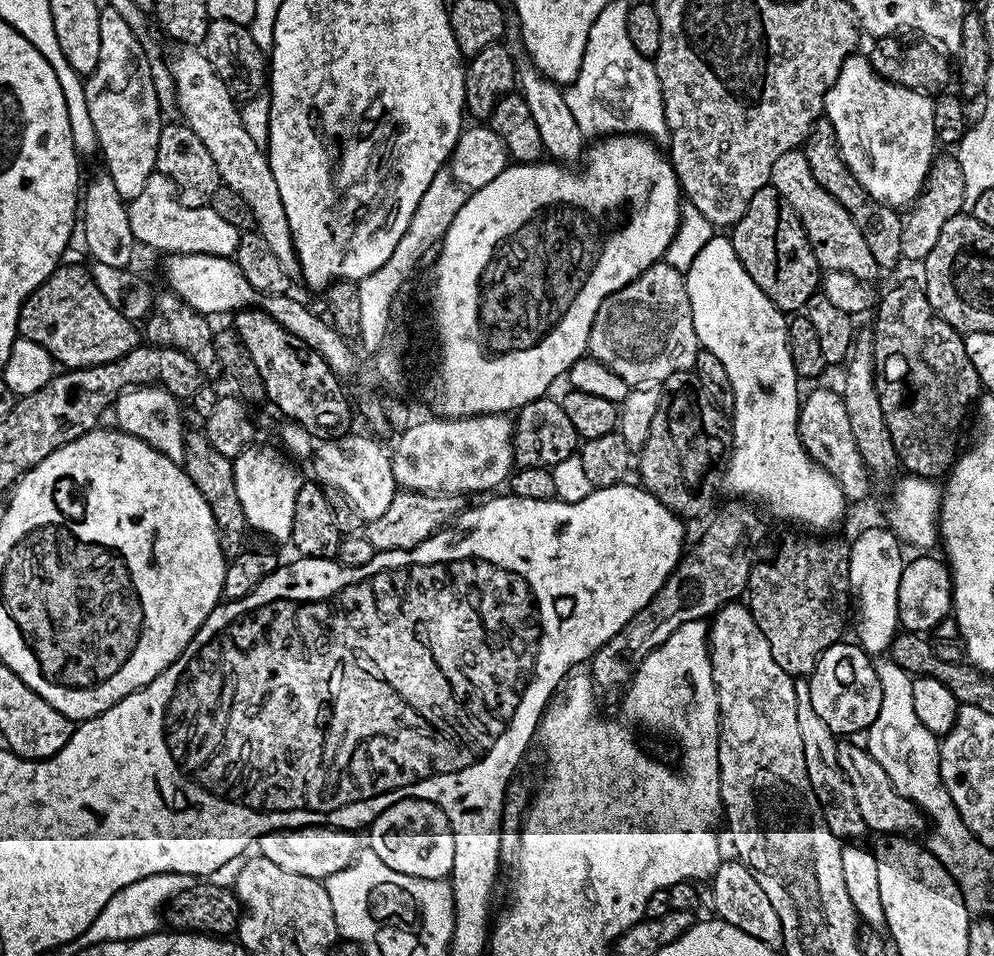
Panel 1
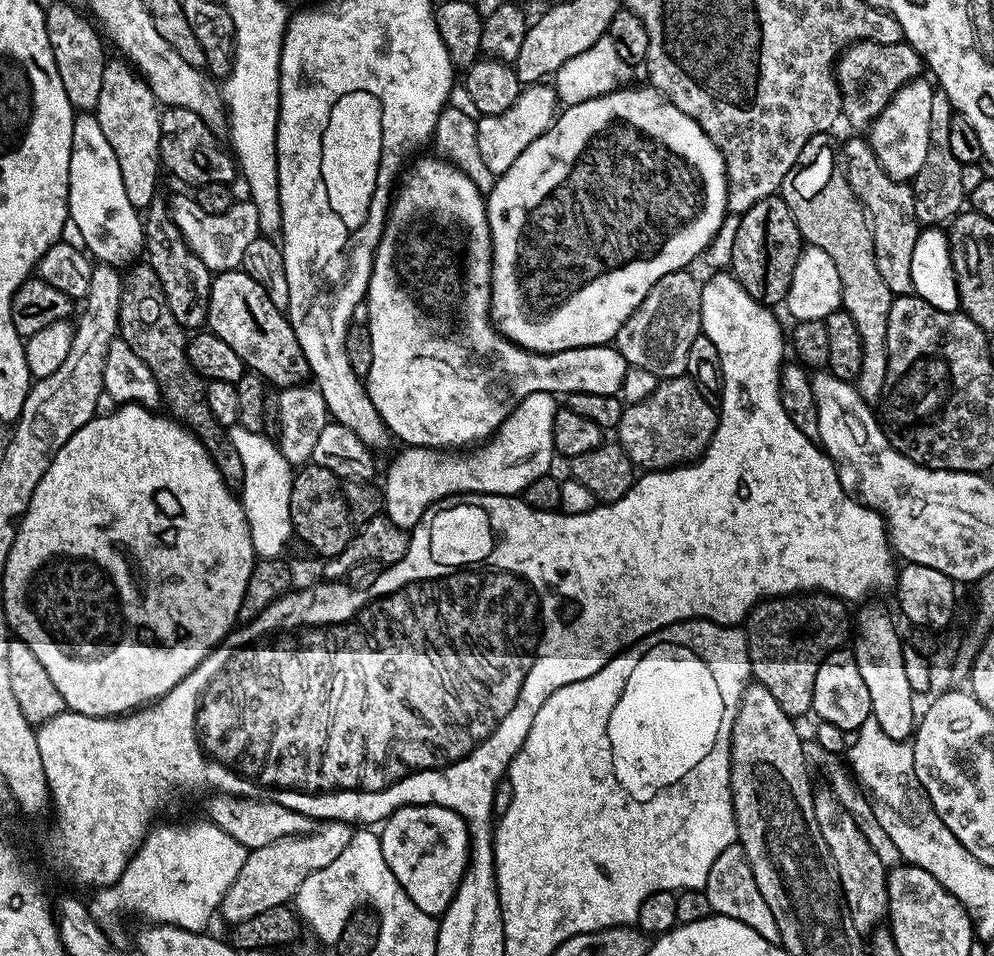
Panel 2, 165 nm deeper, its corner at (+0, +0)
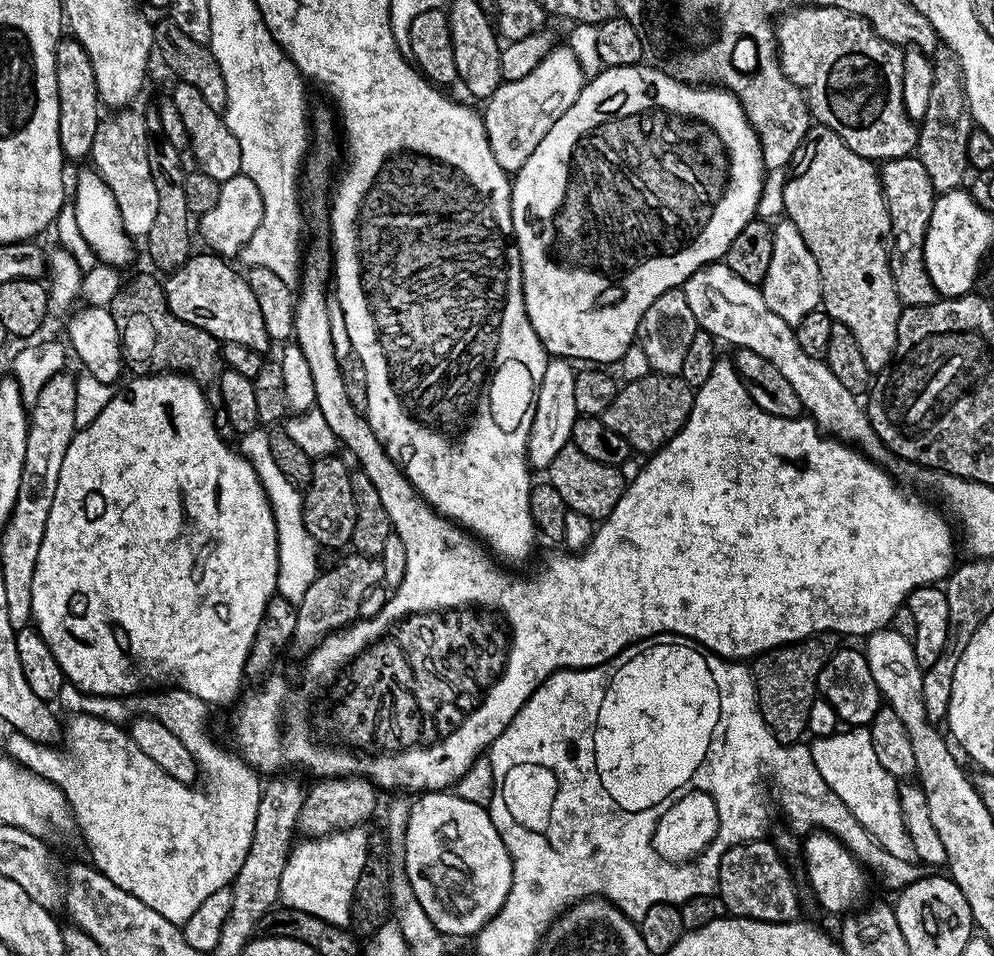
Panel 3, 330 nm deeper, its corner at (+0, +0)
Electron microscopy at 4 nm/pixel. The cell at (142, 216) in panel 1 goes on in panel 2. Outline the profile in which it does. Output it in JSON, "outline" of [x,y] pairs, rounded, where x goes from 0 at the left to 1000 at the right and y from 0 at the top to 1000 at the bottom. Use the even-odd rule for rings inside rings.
{"outline":[[[192,204],[177,205],[171,209],[173,227],[179,241],[183,241],[183,249],[215,287],[240,281],[247,270],[247,260],[252,253],[262,247],[260,220],[256,220],[252,211],[244,212],[234,212],[233,218],[227,220],[227,224],[207,224],[207,220],[203,220],[203,215],[199,215],[199,211]]]}

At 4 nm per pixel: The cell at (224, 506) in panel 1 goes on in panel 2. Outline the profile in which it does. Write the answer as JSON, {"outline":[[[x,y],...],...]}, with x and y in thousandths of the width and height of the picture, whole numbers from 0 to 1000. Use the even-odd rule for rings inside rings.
{"outline":[[[138,274],[124,286],[124,290],[123,320],[119,328],[120,355],[125,356],[127,362],[131,362],[131,366],[135,366],[143,379],[147,379],[151,391],[155,391],[155,400],[159,400],[161,416],[168,434],[190,448],[203,461],[230,510],[244,510],[243,479],[239,479],[239,471],[235,471],[229,461],[229,449],[216,439],[207,422],[207,399],[199,392],[191,379],[187,344],[181,340],[179,333],[175,333],[175,328],[171,328],[171,320],[167,320],[167,308],[163,308],[163,295],[159,295],[159,287],[155,287],[147,274]]]}

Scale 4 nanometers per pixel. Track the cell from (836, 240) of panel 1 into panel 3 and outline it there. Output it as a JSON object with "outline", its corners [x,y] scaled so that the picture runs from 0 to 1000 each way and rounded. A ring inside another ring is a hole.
{"outline":[[[818,132],[809,141],[807,158],[800,168],[801,181],[789,192],[788,225],[807,245],[807,253],[819,266],[825,288],[825,317],[828,325],[842,339],[851,341],[859,349],[867,366],[871,383],[883,391],[896,379],[903,358],[903,335],[907,323],[903,308],[899,303],[899,291],[895,287],[893,266],[897,250],[897,233],[885,194],[885,182],[878,168],[867,165],[847,149],[839,136]]]}

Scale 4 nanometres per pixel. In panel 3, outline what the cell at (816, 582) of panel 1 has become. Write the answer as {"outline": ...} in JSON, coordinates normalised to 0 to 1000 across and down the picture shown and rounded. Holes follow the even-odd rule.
{"outline":[[[825,661],[821,665],[812,665],[801,674],[776,678],[756,691],[755,702],[761,719],[761,733],[765,746],[771,759],[785,777],[796,780],[812,767],[815,734],[823,731],[823,705],[827,705],[827,697],[831,697],[833,689],[841,683],[842,677],[842,662]]]}

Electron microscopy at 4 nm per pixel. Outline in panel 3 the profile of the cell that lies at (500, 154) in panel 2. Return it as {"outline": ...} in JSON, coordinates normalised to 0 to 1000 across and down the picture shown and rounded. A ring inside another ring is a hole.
{"outline":[[[559,48],[541,65],[541,69],[538,69],[533,77],[529,77],[527,82],[520,85],[507,85],[503,88],[501,94],[497,94],[497,98],[491,101],[485,113],[489,144],[493,149],[493,157],[497,157],[497,165],[501,165],[501,174],[505,174],[512,182],[519,181],[529,169],[529,165],[533,165],[533,161],[537,161],[541,149],[545,149],[545,144],[549,144],[549,140],[553,140],[553,132],[557,132],[557,128],[561,128],[561,123],[565,123],[565,119],[569,119],[569,115],[573,115],[573,111],[577,111],[589,87],[588,74],[581,61],[577,61],[574,49]]]}

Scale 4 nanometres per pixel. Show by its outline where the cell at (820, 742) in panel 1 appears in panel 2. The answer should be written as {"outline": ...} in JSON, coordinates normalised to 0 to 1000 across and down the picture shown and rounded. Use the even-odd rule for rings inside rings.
{"outline":[[[822,827],[817,838],[819,856],[823,856],[823,868],[827,868],[827,877],[831,877],[831,885],[835,885],[835,897],[839,897],[839,910],[843,910],[849,947],[853,950],[855,960],[859,960],[859,969],[863,974],[875,977],[890,965],[893,956],[894,909],[875,885],[871,872],[863,868],[863,860],[859,860],[859,856],[838,828]]]}

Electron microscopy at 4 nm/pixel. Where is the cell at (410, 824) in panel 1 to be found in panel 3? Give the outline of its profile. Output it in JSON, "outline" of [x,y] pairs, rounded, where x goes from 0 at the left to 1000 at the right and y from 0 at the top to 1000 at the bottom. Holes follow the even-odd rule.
{"outline":[[[431,826],[413,838],[412,860],[406,878],[406,909],[416,927],[429,960],[448,980],[478,980],[501,956],[515,926],[515,899],[493,856],[490,844],[460,833],[455,826]]]}

